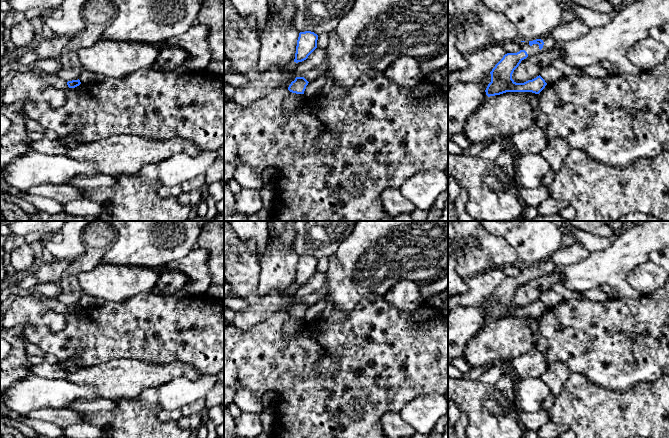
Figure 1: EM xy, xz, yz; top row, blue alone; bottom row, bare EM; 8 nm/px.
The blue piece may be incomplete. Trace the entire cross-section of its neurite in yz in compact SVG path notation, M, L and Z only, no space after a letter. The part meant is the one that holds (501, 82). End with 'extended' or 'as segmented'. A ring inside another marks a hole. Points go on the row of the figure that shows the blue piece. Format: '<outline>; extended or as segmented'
M549 36L533 41L521 41L520 51L505 54L490 72L491 82L485 90L486 95L490 97L506 92L532 92L539 94L547 85L540 75L524 83L516 83L512 79L512 74L522 60L540 52L550 50L555 45L555 41Z; extended

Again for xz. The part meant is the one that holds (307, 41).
M311 31L300 32L294 62L302 62L317 48L318 35Z; as segmented

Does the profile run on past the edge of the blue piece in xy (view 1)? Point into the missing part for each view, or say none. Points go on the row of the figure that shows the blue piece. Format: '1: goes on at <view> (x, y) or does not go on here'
1: does not go on here

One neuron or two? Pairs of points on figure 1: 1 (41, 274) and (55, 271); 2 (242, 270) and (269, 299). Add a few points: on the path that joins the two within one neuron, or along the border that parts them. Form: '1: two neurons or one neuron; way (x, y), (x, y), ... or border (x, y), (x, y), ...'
1: one neuron; way (44, 274), (52, 272)
2: one neuron; way (244, 280), (244, 285), (259, 299)

